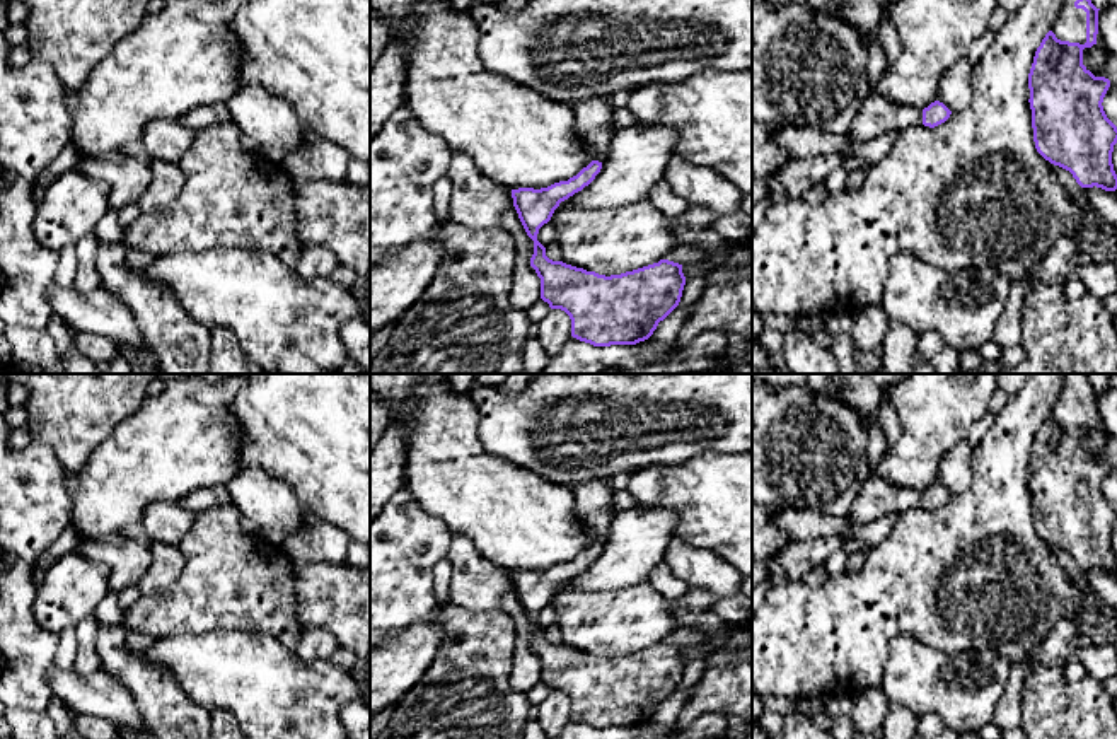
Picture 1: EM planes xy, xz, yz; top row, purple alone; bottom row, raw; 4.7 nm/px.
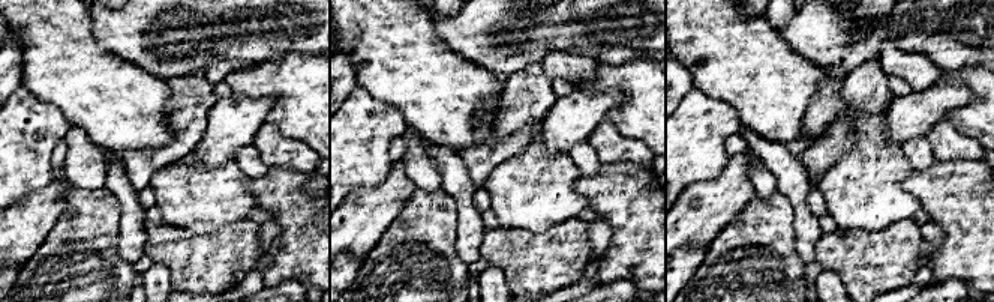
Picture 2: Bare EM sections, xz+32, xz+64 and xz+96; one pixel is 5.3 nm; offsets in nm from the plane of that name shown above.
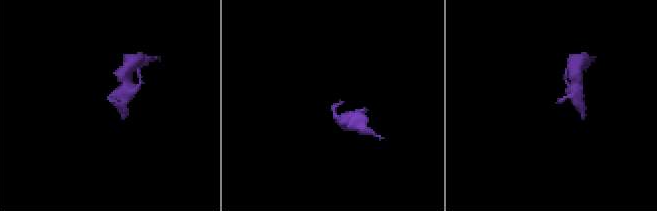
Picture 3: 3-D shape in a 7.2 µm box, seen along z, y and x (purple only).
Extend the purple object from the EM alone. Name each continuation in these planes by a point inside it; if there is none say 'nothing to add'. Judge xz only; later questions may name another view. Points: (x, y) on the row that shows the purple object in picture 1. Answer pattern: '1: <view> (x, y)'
1: xz (594, 123)

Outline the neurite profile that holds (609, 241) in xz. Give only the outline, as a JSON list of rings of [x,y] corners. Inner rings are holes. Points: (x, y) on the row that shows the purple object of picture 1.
[[[648,200],[595,210],[563,205],[554,210],[549,222],[556,229],[556,241],[563,249],[563,263],[605,276],[658,263],[679,246],[668,217],[658,212]]]

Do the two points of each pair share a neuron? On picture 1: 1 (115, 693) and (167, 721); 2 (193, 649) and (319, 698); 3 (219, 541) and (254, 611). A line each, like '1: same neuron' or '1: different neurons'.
1: different neurons
2: same neuron
3: same neuron

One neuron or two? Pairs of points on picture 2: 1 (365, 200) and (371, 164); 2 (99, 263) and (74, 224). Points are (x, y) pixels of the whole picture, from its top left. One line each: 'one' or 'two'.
1: two
2: one

